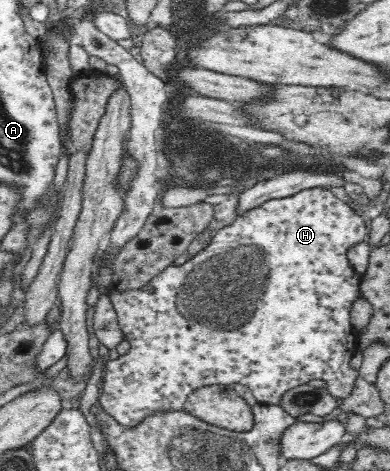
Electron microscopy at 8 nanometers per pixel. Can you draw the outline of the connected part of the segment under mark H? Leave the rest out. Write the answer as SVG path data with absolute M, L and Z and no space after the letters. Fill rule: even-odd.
M320 187L309 188L291 196L266 200L262 205L241 216L226 227L216 232L209 244L195 257L180 266L170 264L164 271L155 275L144 287L125 292L109 292L110 301L117 313L120 329L125 340L130 343L126 354L119 355L114 360L108 360L102 373L101 390L98 396L99 405L110 414L120 425L134 427L144 417L152 415L158 409L182 409L186 399L200 387L210 385L230 386L234 383L246 386L260 404L278 404L280 397L290 389L306 388L312 379L321 379L326 383L326 391L334 400L345 400L352 395L355 379L360 376L358 369L350 366L350 359L359 351L358 333L350 322L350 309L353 303L361 297L361 276L351 266L348 251L367 241L366 224L362 216L356 214L353 206L342 202L330 191Z

